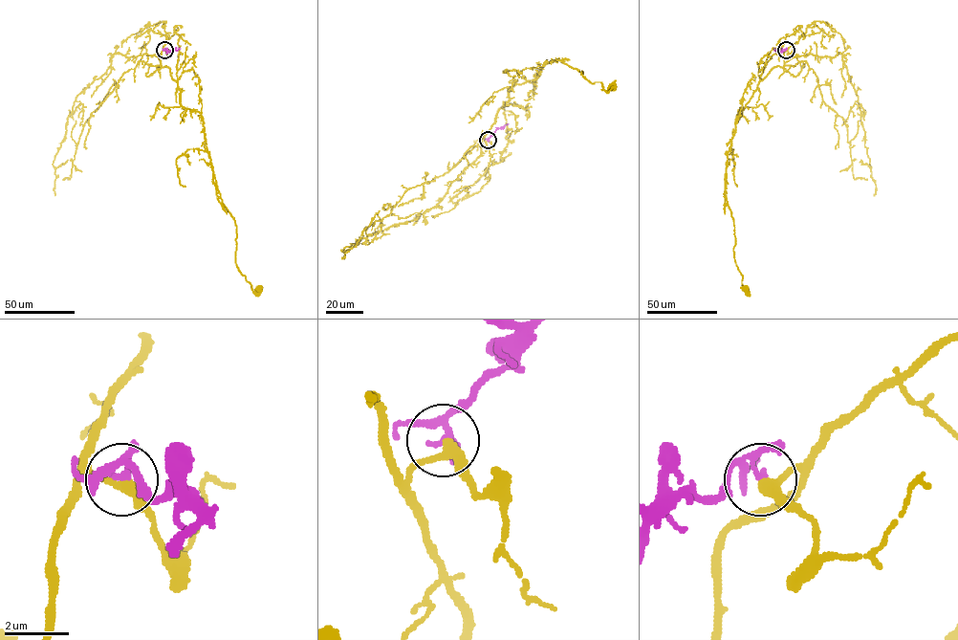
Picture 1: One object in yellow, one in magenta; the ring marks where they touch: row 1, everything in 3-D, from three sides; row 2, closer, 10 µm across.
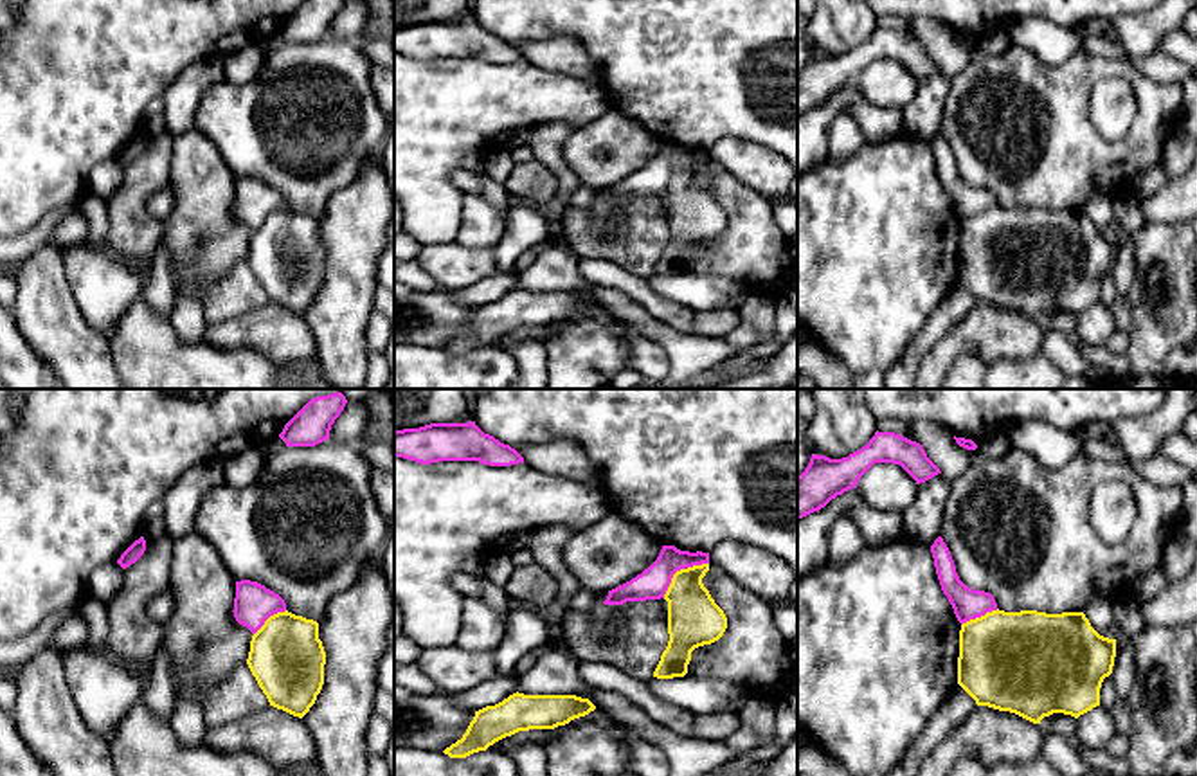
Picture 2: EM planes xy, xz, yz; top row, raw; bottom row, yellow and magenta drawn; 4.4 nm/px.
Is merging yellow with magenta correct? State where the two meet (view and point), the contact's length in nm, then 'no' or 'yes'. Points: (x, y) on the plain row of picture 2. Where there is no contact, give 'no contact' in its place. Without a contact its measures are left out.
xz (681, 166) | 260 nm | no

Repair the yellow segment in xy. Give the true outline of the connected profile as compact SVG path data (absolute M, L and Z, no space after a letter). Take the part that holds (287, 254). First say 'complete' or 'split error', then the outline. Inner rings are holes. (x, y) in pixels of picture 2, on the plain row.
complete; M288 207L270 212L252 232L247 261L270 302L302 315L324 281L319 220Z

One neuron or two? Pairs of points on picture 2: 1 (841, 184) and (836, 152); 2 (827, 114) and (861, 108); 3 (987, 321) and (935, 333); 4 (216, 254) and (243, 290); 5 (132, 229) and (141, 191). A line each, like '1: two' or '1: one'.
1: two
2: one
3: two
4: two
5: one

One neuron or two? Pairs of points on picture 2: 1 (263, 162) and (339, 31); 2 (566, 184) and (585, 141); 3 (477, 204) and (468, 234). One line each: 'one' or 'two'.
1: two
2: two
3: one

